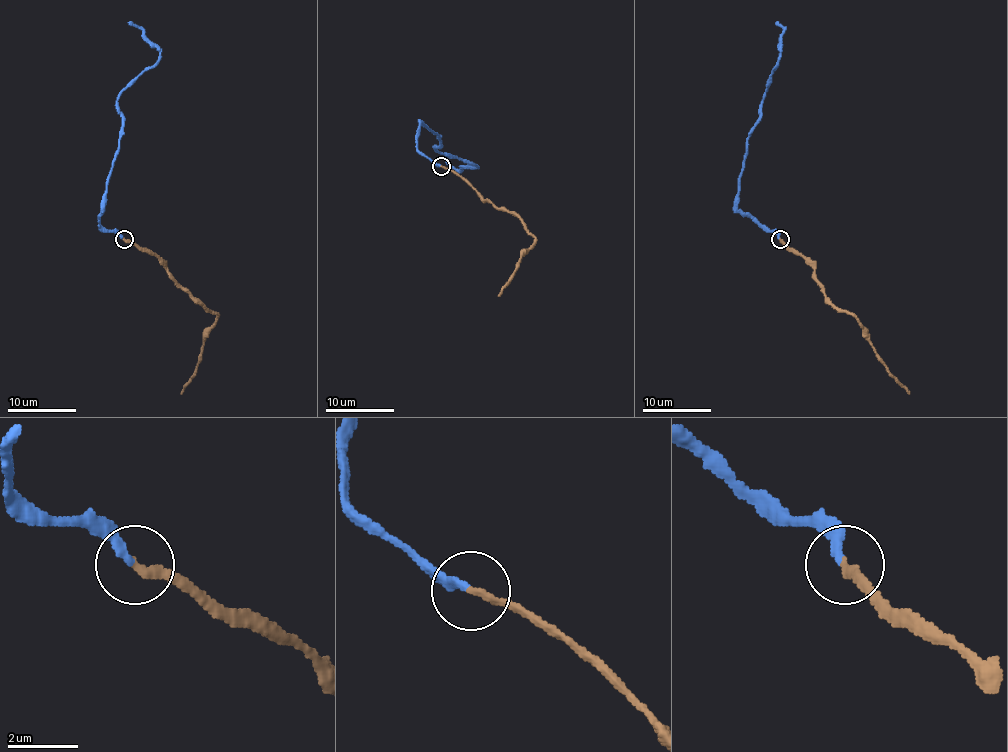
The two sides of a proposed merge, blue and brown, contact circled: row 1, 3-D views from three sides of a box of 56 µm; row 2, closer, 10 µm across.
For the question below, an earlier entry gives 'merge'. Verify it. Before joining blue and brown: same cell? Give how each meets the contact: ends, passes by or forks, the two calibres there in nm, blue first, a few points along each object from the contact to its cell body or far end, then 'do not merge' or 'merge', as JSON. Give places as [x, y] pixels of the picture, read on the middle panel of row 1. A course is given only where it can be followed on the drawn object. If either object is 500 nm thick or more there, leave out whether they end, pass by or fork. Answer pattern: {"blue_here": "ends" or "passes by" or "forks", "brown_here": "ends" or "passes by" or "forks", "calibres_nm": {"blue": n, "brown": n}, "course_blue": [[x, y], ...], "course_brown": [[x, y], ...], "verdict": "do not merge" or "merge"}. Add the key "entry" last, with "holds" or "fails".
{"blue_here": "ends", "brown_here": "ends", "calibres_nm": {"blue": 260, "brown": 240}, "course_blue": [[442, 167], [418, 150], [421, 124], [438, 136], [436, 150], [477, 167], [459, 170], [445, 162]], "course_brown": [[442, 167], [450, 168], [464, 179], [484, 201], [508, 209], [535, 238], [522, 255], [513, 277], [498, 296]], "verdict": "merge", "entry": "holds"}

